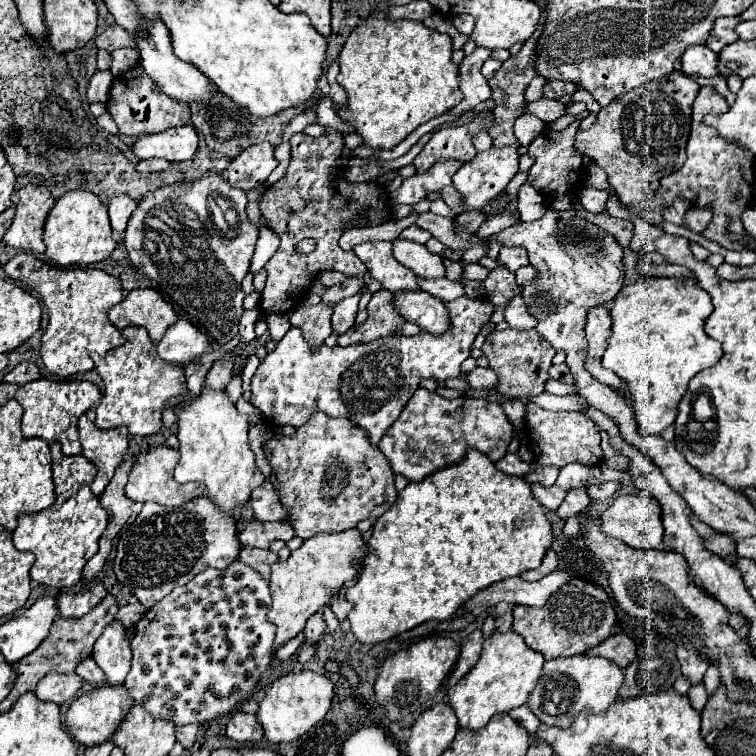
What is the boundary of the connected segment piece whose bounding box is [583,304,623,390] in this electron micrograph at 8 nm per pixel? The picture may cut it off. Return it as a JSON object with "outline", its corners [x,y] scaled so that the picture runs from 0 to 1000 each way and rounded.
{"outline":[[[798,402],[787,405],[787,407],[782,407],[782,413],[776,413],[771,437],[774,437],[774,450],[776,450],[776,466],[774,466],[776,492],[784,500],[790,500],[795,508],[821,516],[824,505],[819,503],[819,497],[813,497],[813,492],[795,484],[795,471],[800,466],[800,450],[808,442],[808,421]]]}

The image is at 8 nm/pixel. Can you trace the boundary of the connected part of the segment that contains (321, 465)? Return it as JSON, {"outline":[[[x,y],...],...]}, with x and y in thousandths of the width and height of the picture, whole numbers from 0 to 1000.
{"outline":[[[414,545],[406,561],[390,569],[388,577],[372,577],[358,574],[348,587],[351,603],[358,614],[358,640],[369,651],[372,664],[382,672],[385,688],[382,693],[390,701],[390,709],[406,714],[417,706],[435,706],[435,704],[451,704],[470,698],[472,690],[483,685],[501,685],[507,677],[512,677],[522,661],[525,648],[520,640],[520,622],[517,614],[512,614],[512,606],[507,598],[488,587],[485,574],[464,561],[464,556],[456,553],[435,553],[430,545]]]}

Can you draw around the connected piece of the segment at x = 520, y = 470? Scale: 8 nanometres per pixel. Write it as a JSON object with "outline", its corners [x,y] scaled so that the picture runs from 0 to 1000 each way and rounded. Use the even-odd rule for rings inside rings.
{"outline":[[[671,599],[655,616],[669,627],[690,632],[694,632],[702,622],[701,615],[690,610],[685,599]]]}

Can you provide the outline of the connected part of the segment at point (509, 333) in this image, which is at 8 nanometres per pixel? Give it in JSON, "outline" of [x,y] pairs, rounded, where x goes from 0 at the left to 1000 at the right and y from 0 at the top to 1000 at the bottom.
{"outline":[[[671,434],[665,439],[652,437],[642,455],[639,455],[639,471],[647,474],[647,487],[657,495],[657,519],[673,526],[694,526],[694,524],[710,524],[718,519],[721,503],[726,500],[729,476],[734,471],[729,455],[713,444],[708,437],[679,437]]]}

